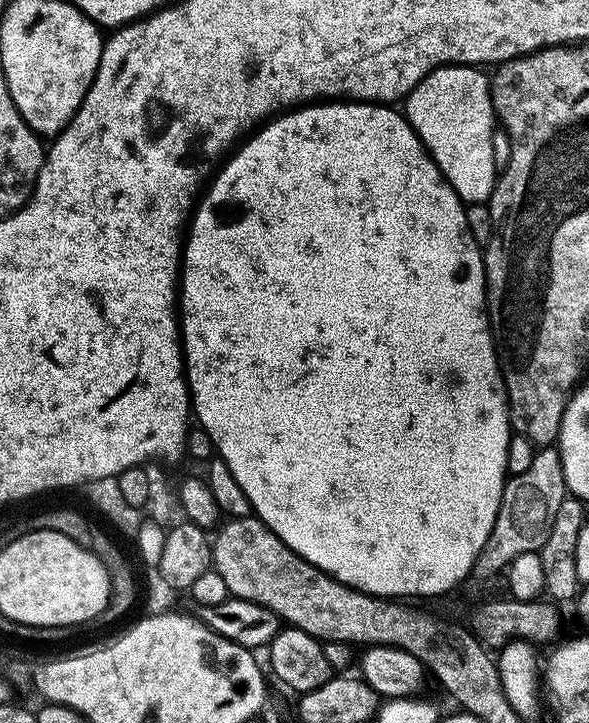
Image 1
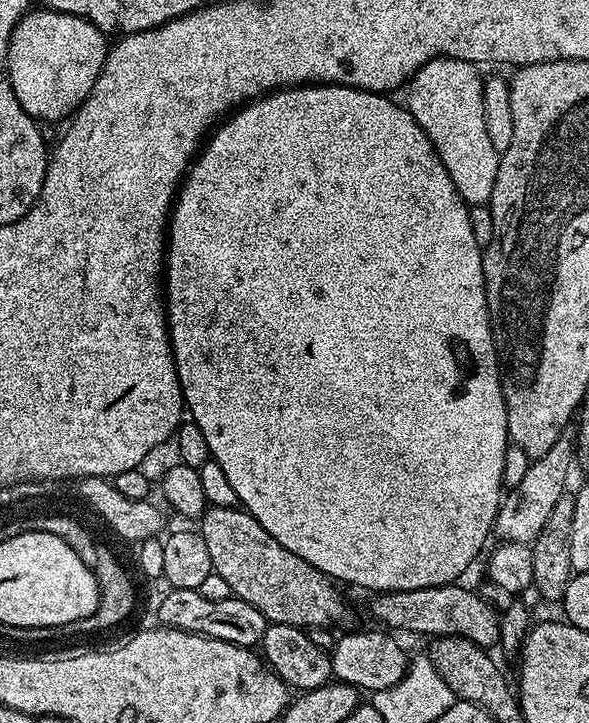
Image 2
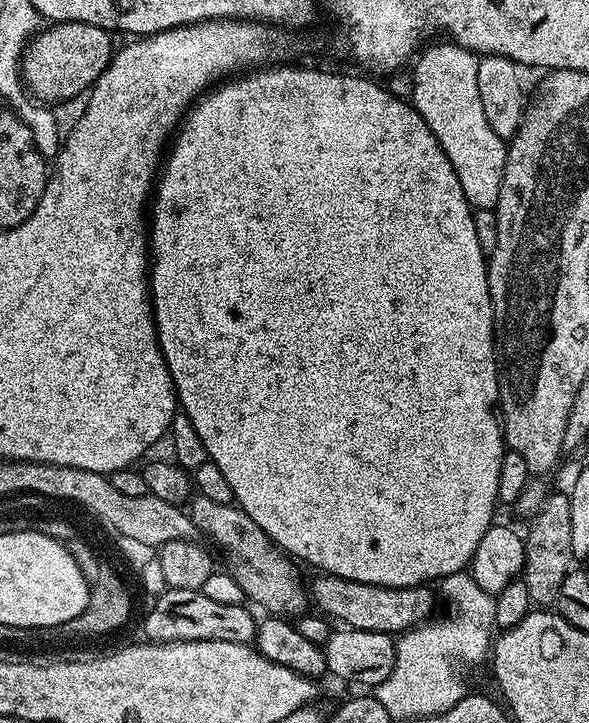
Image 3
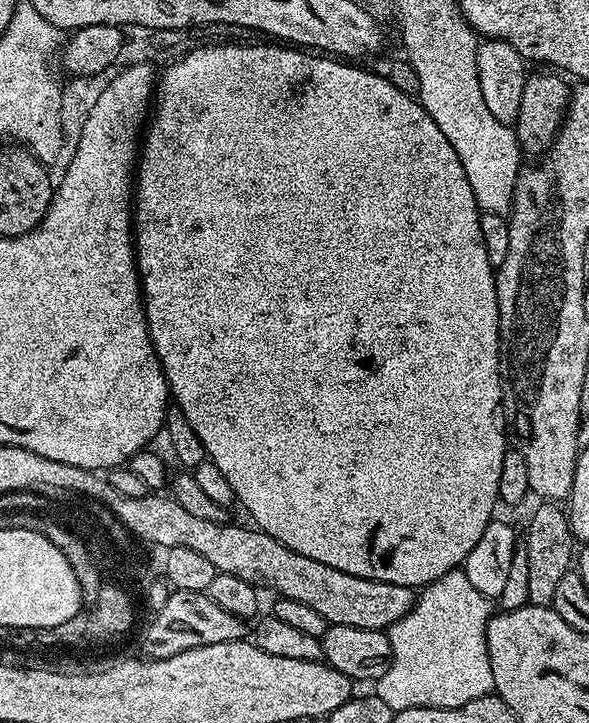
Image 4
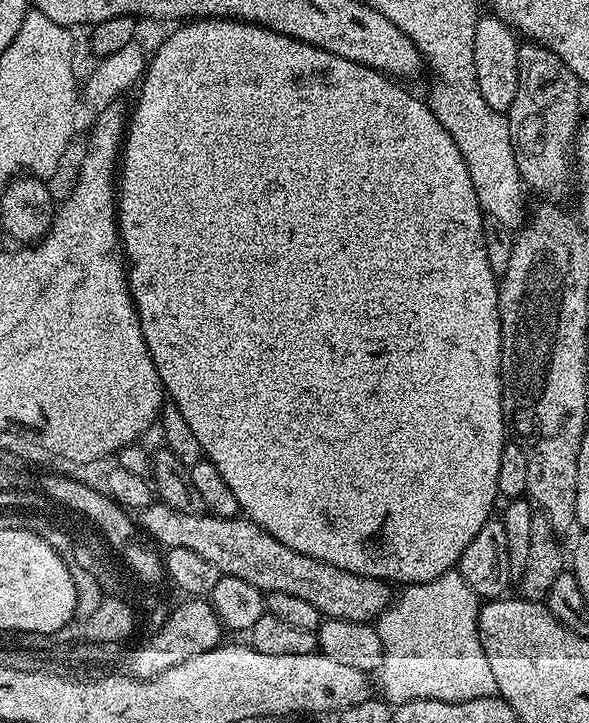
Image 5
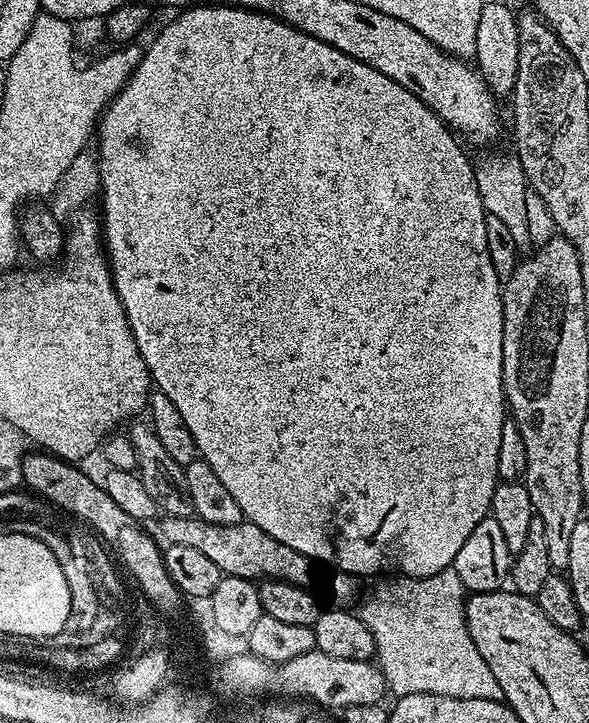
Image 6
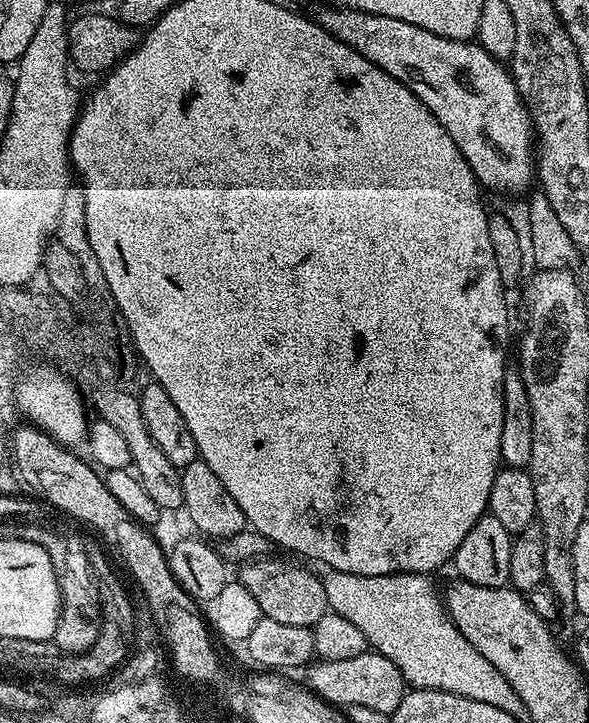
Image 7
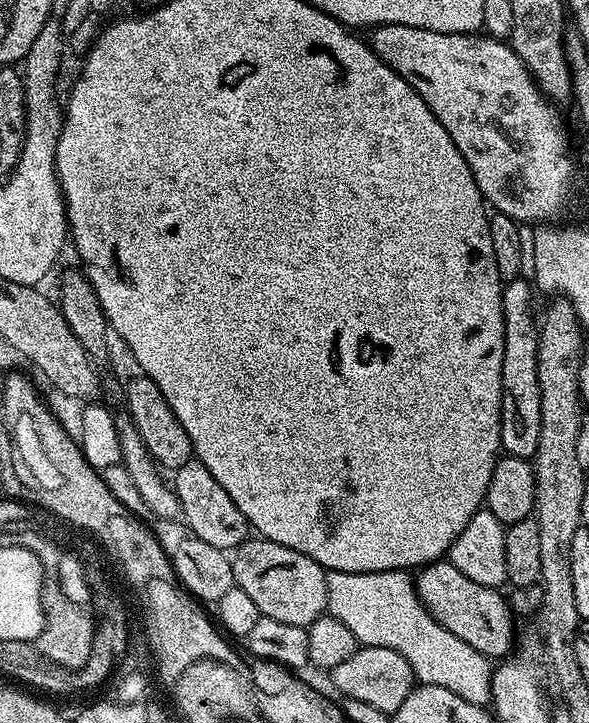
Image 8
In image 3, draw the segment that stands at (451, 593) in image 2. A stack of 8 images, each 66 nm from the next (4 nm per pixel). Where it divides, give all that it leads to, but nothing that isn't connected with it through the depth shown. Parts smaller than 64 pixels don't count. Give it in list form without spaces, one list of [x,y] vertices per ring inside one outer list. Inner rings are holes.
[[[327,574],[313,576],[316,577],[310,580],[311,603],[315,607],[317,604],[321,608],[319,611],[325,617],[333,621],[341,620],[339,623],[346,628],[403,634],[433,619],[437,611],[435,610],[436,600],[438,601],[437,593],[431,587],[422,584],[395,588],[394,586],[374,586],[366,582],[354,582]]]

